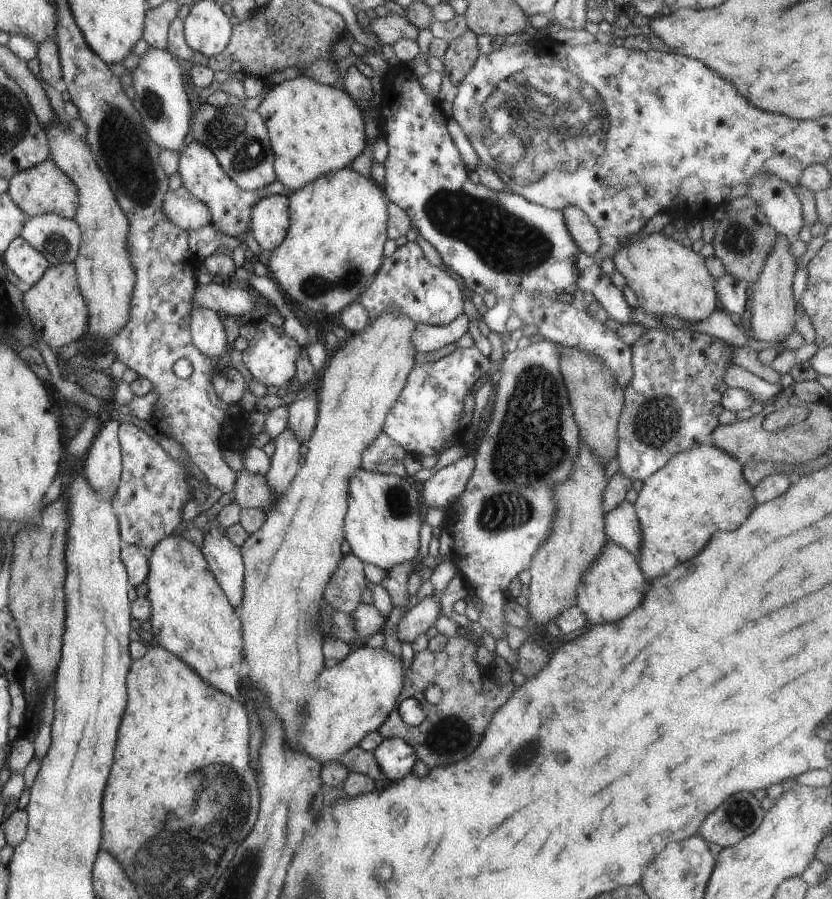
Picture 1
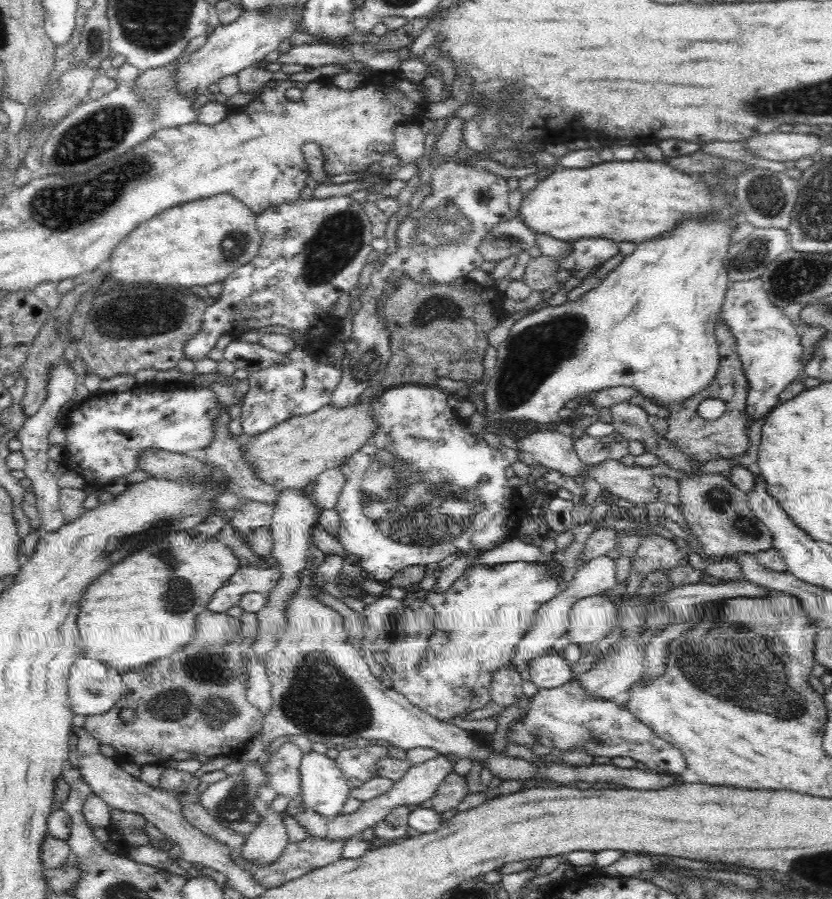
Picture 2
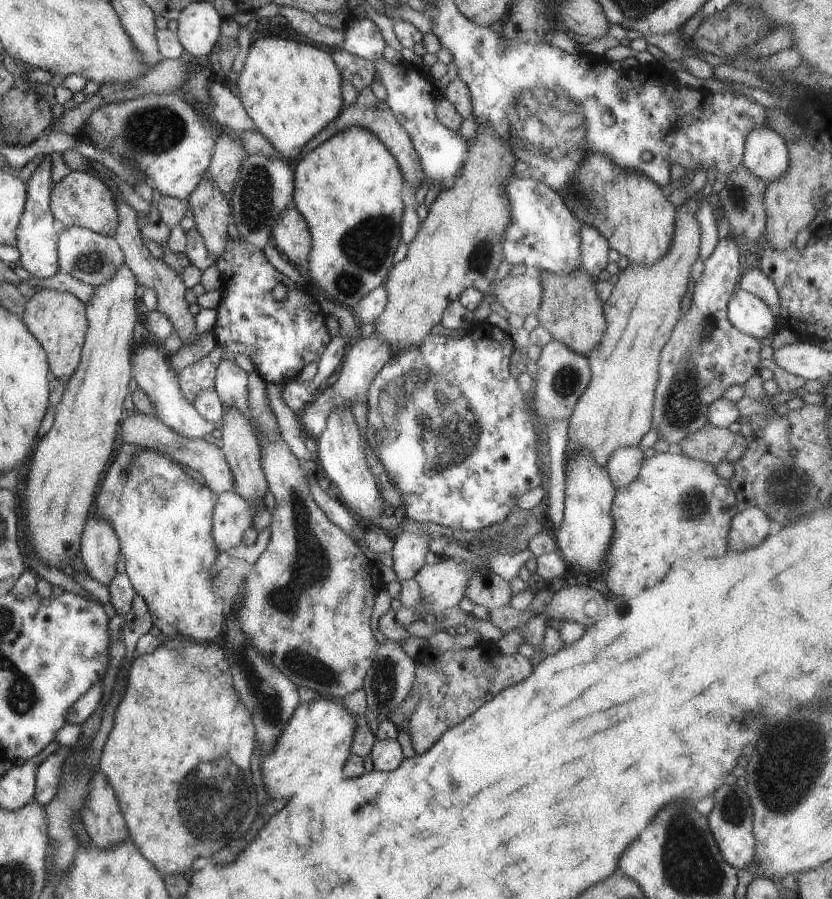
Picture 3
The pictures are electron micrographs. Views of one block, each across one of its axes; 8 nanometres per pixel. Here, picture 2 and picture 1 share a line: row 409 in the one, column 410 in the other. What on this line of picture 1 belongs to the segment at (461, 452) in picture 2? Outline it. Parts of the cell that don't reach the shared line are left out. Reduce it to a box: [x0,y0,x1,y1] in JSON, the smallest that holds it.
[382,347,489,459]

